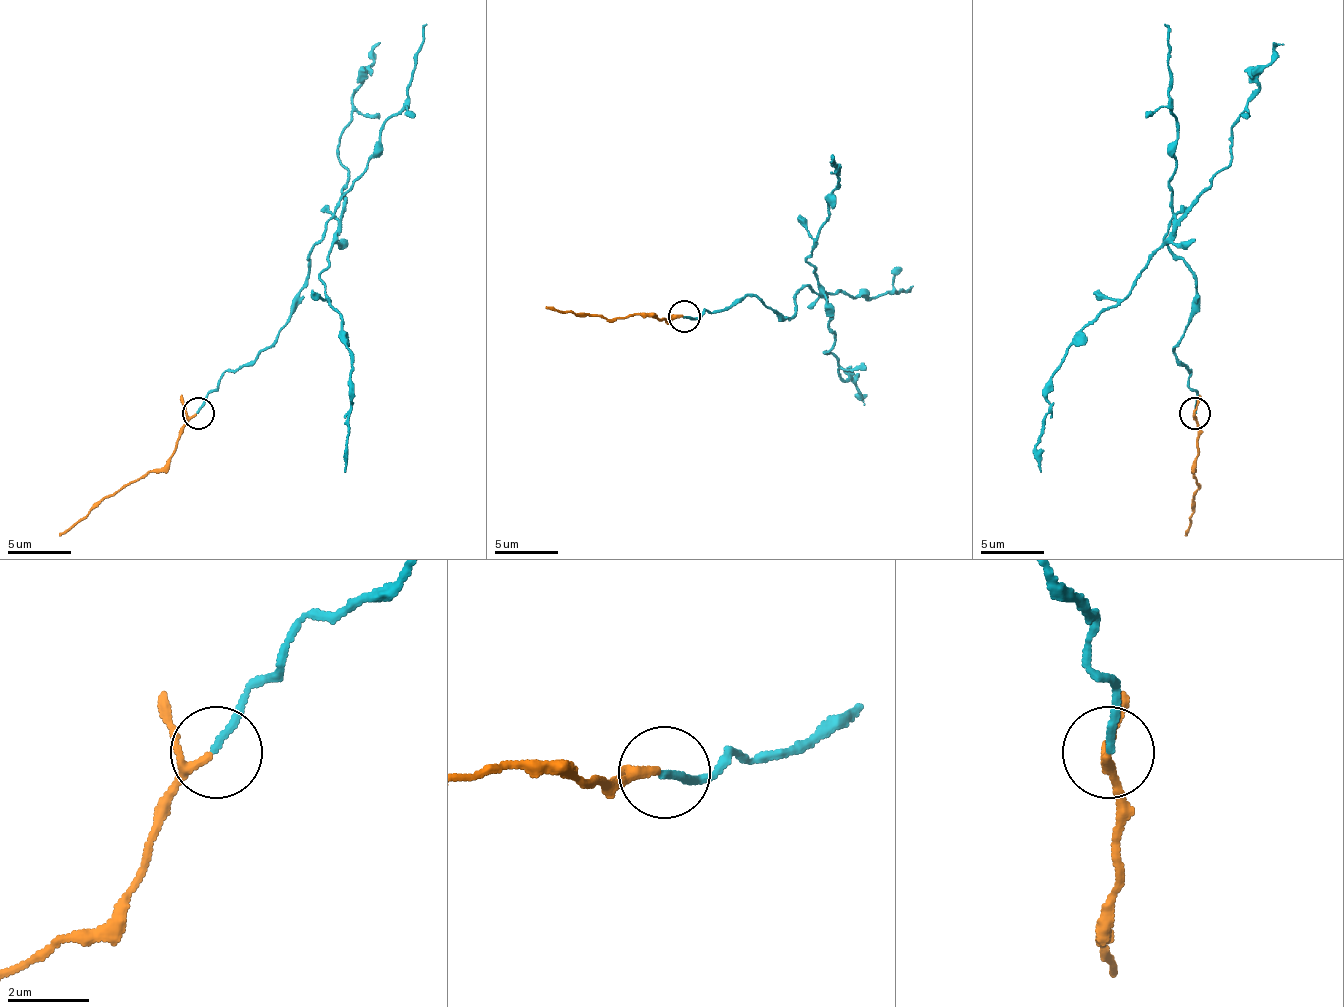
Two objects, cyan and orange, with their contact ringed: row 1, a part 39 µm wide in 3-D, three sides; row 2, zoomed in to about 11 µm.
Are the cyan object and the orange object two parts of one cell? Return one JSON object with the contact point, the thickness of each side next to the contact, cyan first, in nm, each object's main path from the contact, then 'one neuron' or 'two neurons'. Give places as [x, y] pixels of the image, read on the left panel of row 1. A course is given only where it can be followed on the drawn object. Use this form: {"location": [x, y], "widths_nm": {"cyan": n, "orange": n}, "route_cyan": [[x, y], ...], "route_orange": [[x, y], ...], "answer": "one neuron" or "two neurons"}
{"location": [198, 413], "widths_nm": {"cyan": 160, "orange": 170}, "route_cyan": [[197, 414], [226, 369], [280, 331], [334, 220], [321, 280], [343, 318], [350, 369], [343, 471]], "route_orange": [[197, 414], [184, 427], [175, 452], [162, 468], [124, 484], [60, 535]], "answer": "two neurons"}

